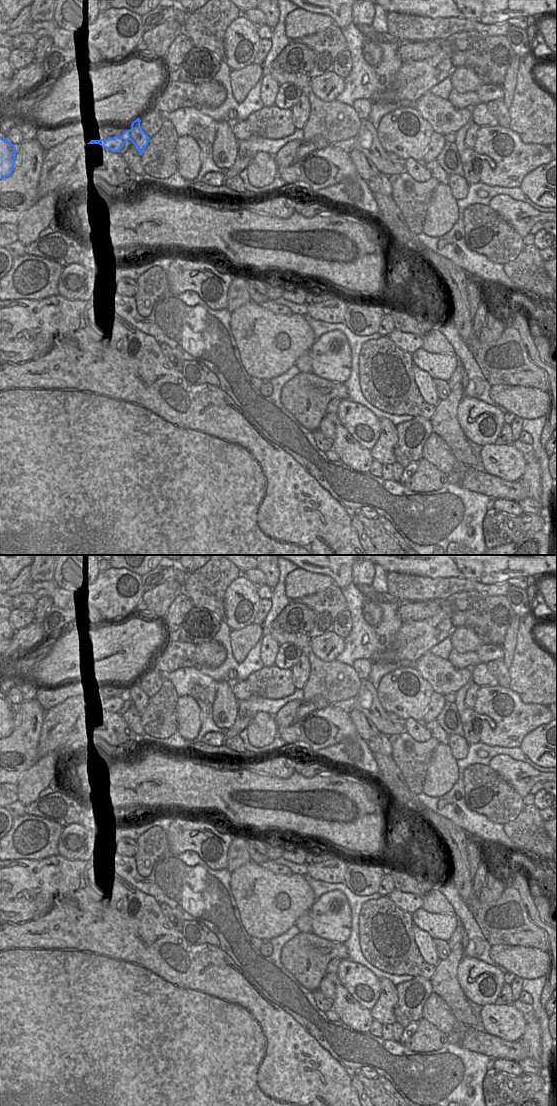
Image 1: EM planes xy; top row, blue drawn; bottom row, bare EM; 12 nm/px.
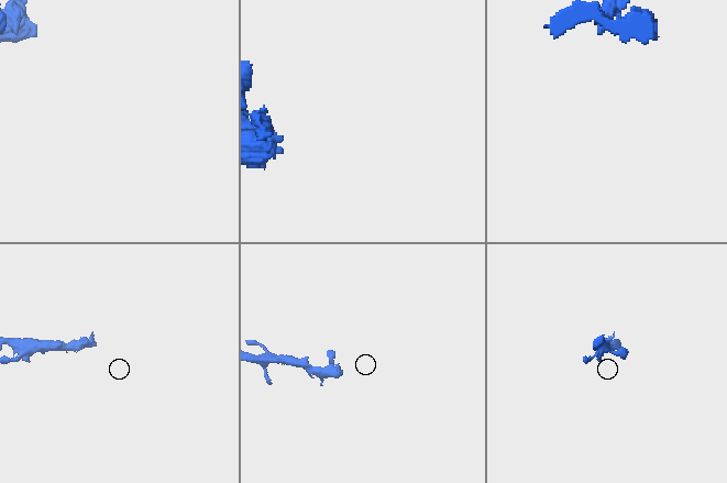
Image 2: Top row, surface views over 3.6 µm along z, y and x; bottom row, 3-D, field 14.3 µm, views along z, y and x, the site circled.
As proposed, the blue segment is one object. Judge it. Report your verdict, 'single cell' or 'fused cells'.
single cell

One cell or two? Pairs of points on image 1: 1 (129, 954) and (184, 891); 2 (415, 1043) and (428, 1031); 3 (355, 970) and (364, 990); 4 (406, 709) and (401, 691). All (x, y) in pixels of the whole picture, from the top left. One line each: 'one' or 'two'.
1: two
2: one
3: one
4: one

